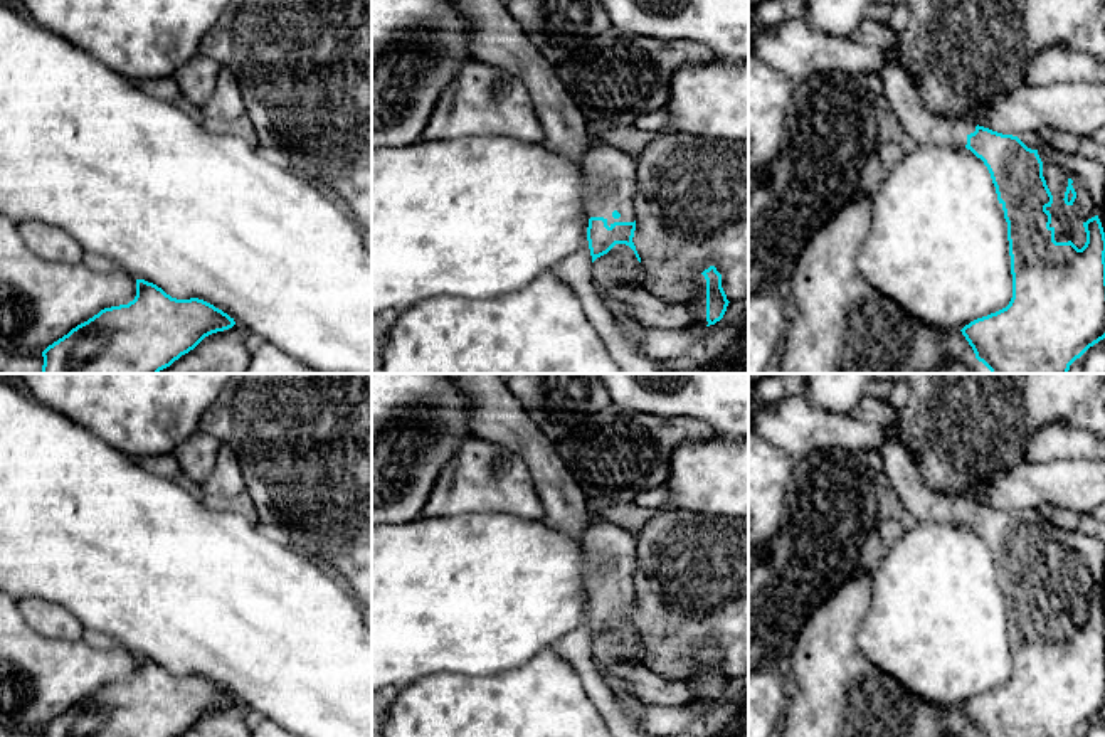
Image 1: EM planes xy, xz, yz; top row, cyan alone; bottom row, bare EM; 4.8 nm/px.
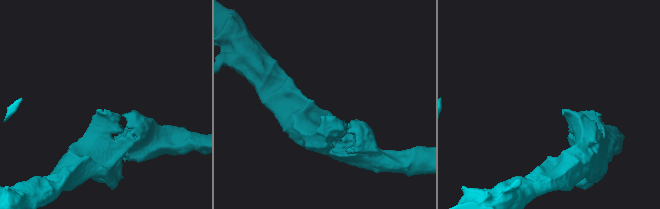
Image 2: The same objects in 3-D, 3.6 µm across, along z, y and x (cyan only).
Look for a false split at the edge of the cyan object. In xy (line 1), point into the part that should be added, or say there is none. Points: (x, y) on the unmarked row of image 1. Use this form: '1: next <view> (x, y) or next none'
1: next none

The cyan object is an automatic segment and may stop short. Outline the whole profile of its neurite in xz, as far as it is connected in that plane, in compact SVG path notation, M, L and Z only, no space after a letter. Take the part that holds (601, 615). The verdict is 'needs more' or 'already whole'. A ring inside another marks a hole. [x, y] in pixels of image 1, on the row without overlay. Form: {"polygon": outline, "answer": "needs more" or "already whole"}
{"polygon": "M605 522L590 525L582 542L589 560L585 586L590 592L587 618L592 639L616 621L629 623L641 639L632 619L637 538L629 530Z", "answer": "needs more"}

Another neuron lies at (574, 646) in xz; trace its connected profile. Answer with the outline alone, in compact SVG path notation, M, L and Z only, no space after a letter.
M585 614L582 624L563 634L552 644L552 650L579 673L587 697L602 715L612 737L651 737L644 730L636 729L621 712L616 693L594 663L590 644L592 633Z

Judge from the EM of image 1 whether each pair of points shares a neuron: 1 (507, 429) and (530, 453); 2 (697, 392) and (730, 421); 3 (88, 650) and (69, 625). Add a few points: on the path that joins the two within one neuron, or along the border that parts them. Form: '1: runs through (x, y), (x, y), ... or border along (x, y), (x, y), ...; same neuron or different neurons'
1: runs through (512, 434), (525, 448); same neuron
2: runs through (705, 396), (722, 413); same neuron
3: border along (41, 633), (51, 638), (88, 636); different neurons

